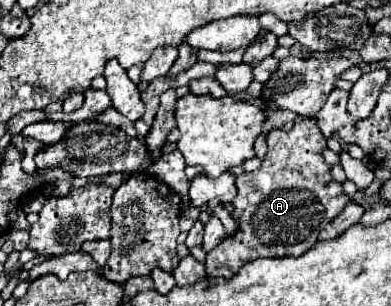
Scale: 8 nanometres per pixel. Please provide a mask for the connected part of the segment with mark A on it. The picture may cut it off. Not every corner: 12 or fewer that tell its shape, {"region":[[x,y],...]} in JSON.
{"region":[[312,117],[236,177],[240,221],[206,255],[232,279],[300,257],[348,203]]}

